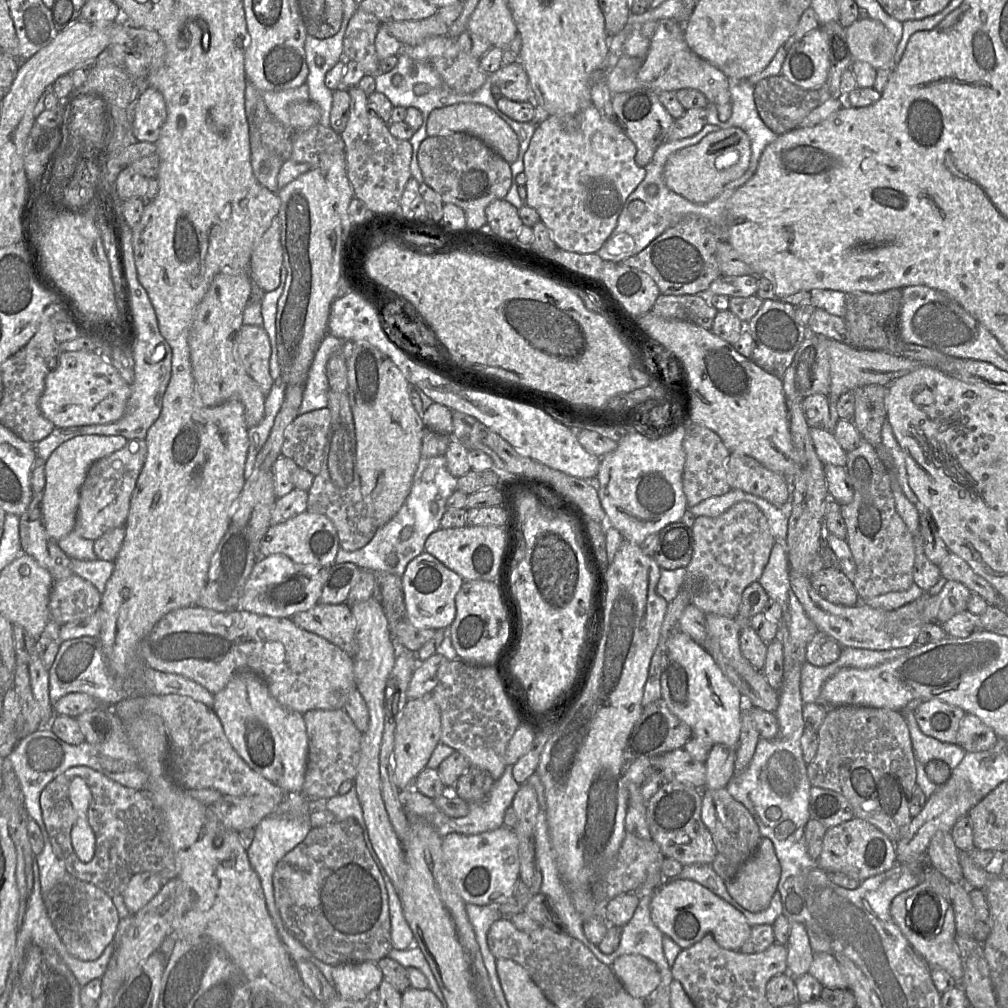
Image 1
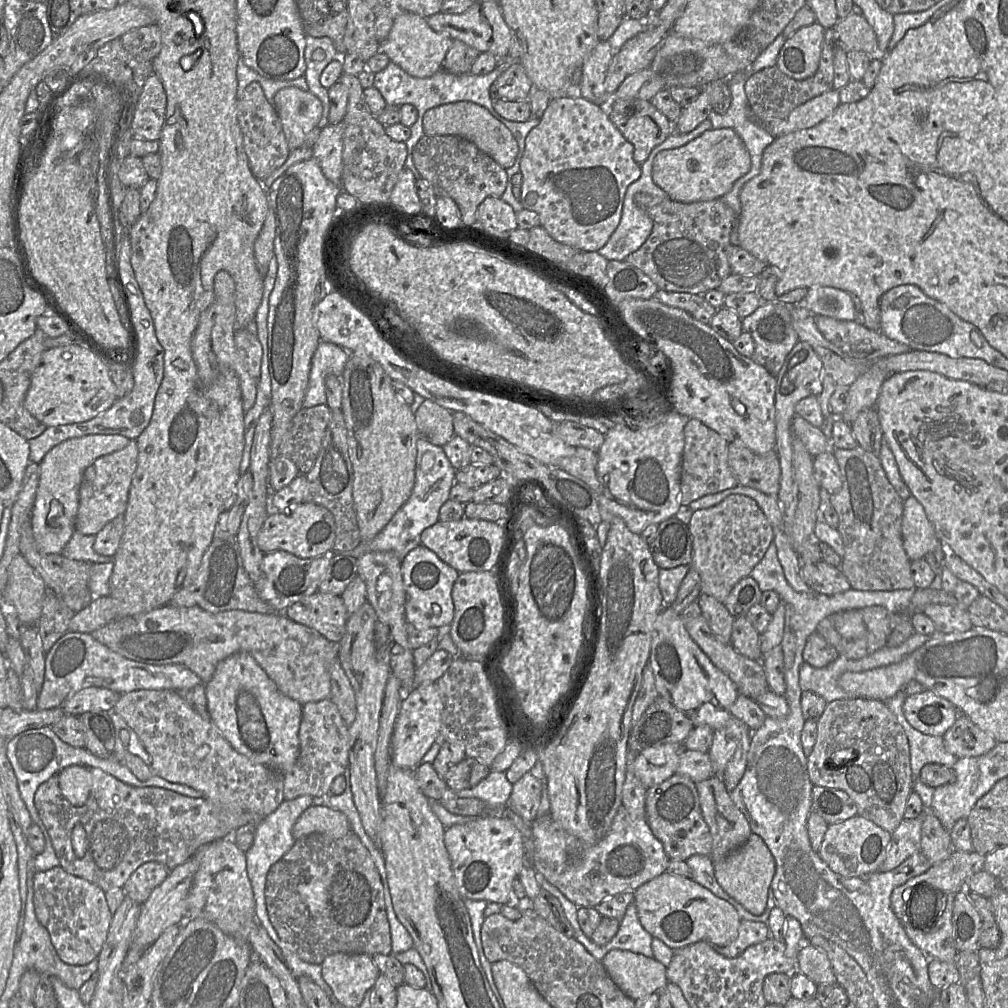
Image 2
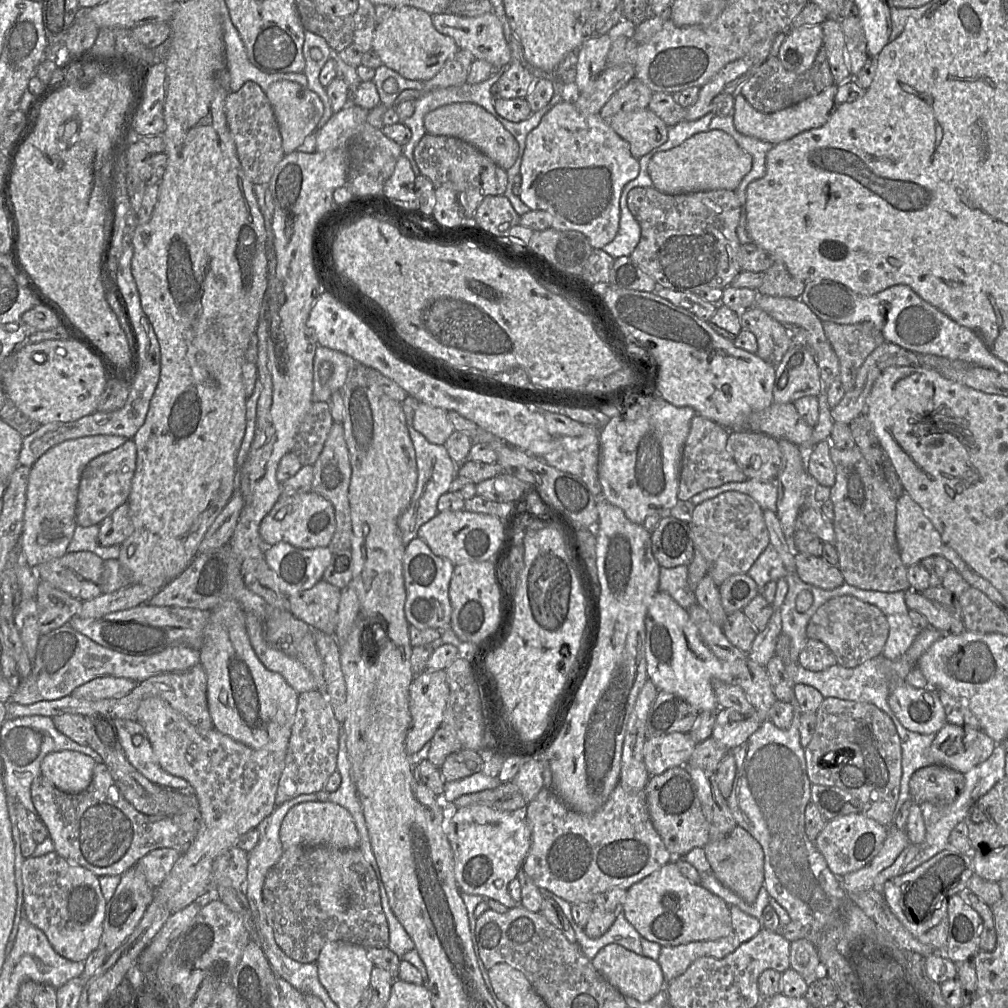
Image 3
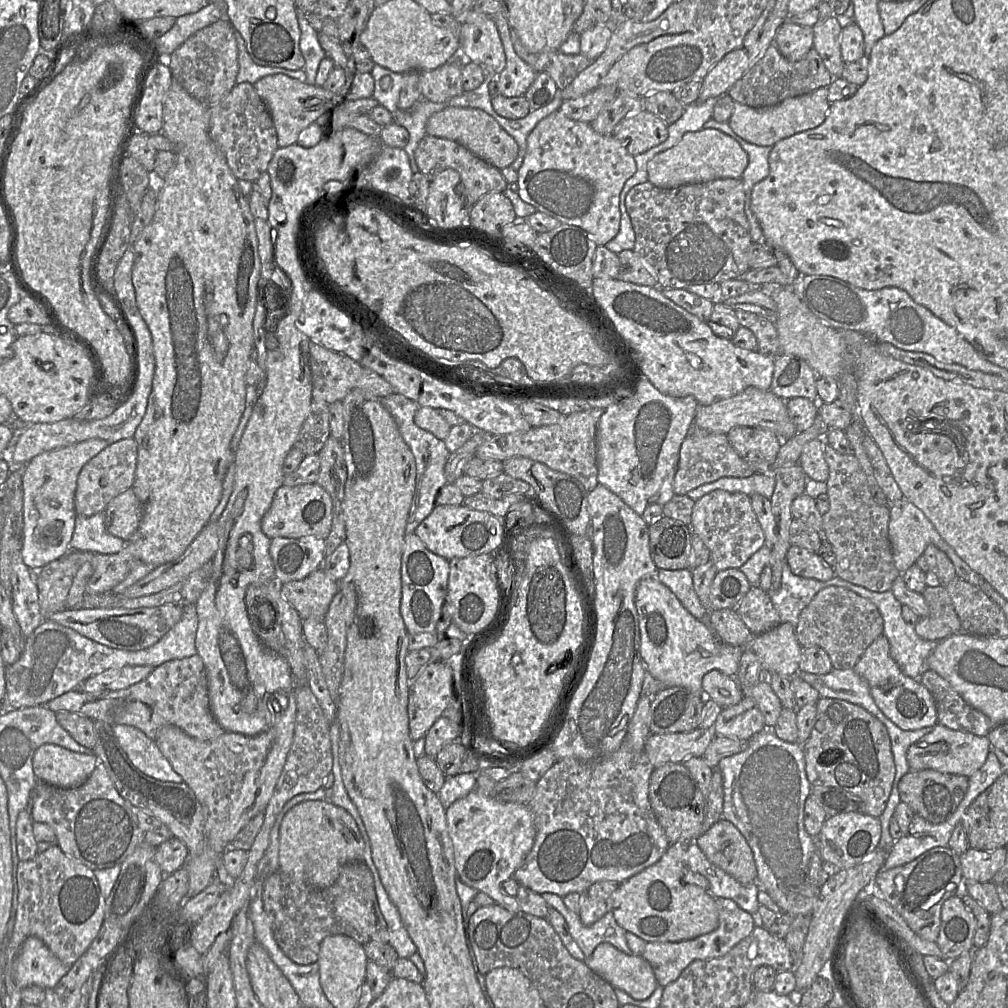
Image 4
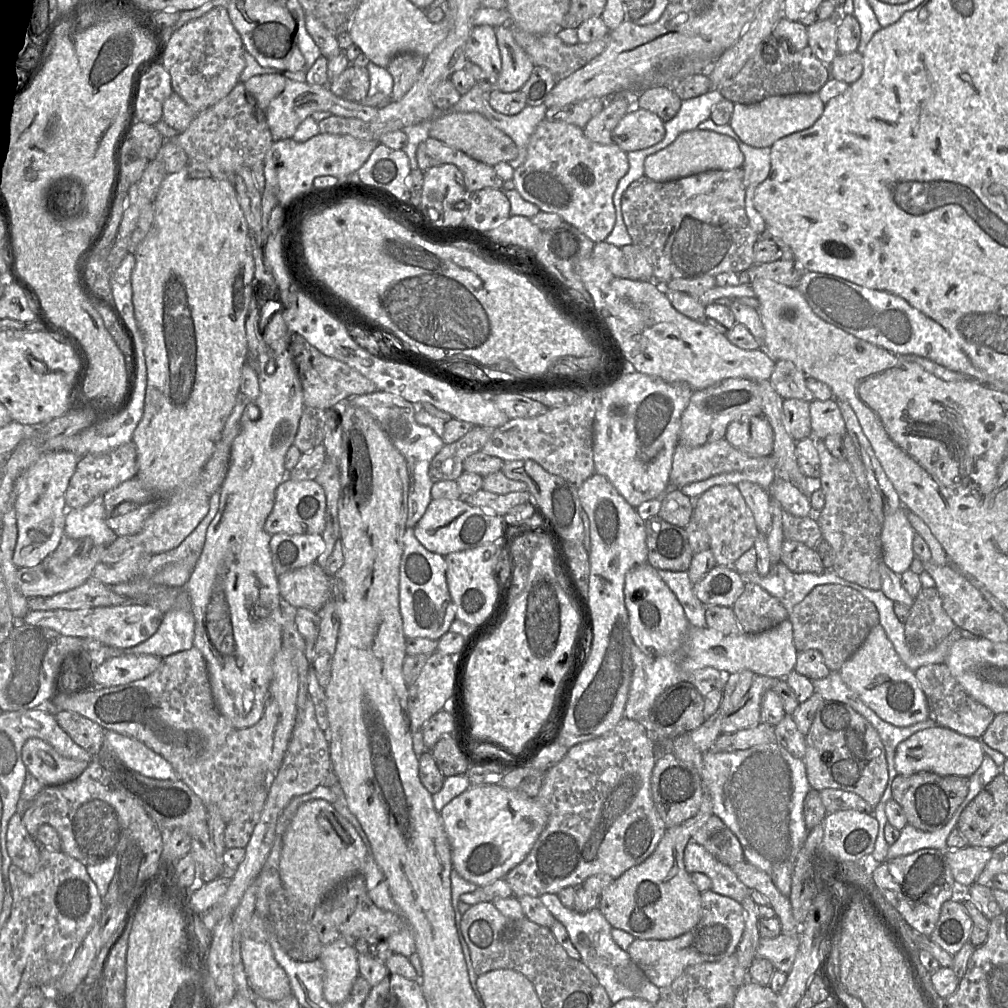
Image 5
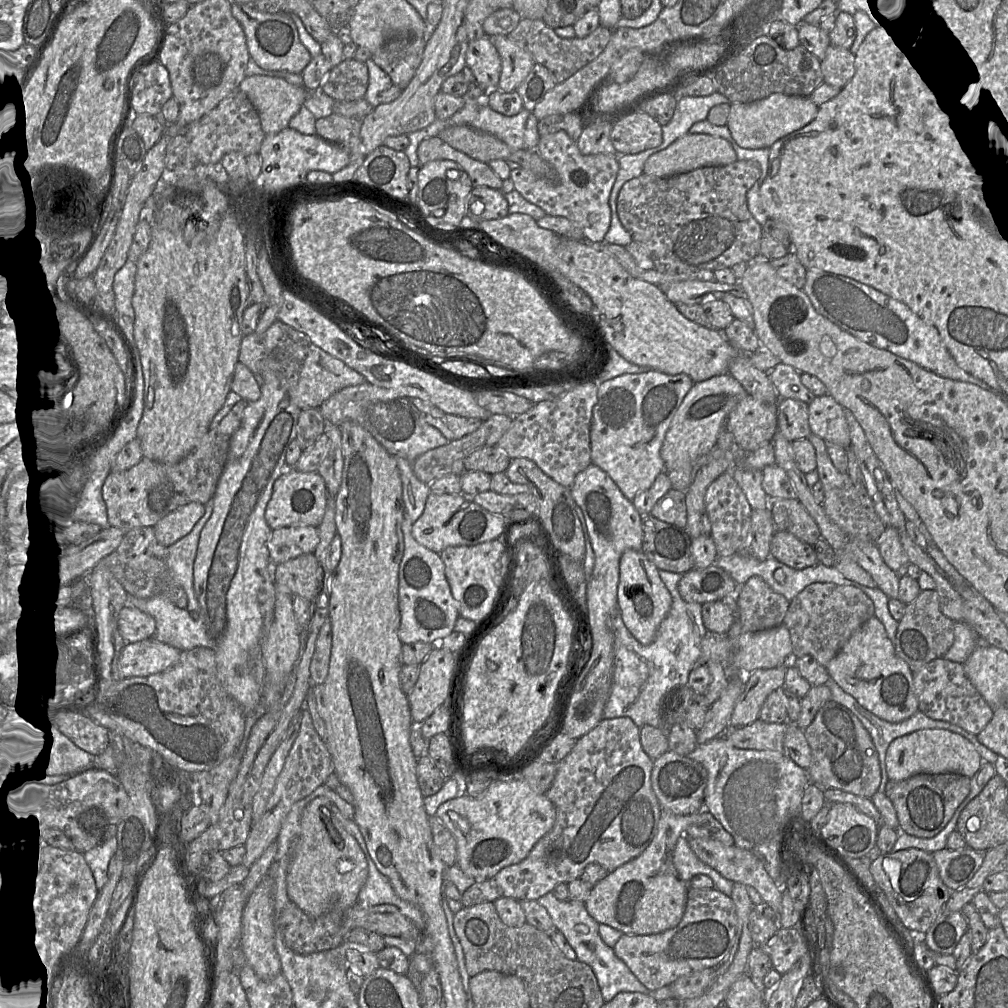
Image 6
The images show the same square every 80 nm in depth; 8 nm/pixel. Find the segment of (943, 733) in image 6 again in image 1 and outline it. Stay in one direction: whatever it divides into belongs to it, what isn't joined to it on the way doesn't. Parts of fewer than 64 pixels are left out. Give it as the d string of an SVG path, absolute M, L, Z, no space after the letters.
M966 714L959 724L956 744L969 753L982 752L993 747L998 738L977 716Z

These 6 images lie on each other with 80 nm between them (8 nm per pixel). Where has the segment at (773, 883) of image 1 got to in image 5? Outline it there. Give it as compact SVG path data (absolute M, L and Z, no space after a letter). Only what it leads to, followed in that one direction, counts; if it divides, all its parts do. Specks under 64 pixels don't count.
M716 815L700 827L692 841L704 847L718 861L728 866L745 861L743 848L737 836Z

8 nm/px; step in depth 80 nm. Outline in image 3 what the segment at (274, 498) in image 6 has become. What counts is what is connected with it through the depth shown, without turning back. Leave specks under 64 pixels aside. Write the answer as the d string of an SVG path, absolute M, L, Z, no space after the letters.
M312 490L293 496L280 496L262 519L259 528L260 537L266 547L286 542L302 549L328 547L334 532L335 514L331 502Z

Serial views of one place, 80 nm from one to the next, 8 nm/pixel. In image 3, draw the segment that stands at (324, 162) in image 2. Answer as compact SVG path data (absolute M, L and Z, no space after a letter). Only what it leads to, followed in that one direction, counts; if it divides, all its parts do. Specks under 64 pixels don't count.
M349 103L333 113L326 125L316 130L316 151L324 152L345 147L347 141L356 136L359 127L366 122L369 110Z

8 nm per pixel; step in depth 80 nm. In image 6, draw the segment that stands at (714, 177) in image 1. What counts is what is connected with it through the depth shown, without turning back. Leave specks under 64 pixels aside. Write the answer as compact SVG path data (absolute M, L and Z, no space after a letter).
M690 133L679 137L665 149L652 154L644 164L644 173L656 177L671 177L706 166L725 166L737 160L732 145L722 137Z

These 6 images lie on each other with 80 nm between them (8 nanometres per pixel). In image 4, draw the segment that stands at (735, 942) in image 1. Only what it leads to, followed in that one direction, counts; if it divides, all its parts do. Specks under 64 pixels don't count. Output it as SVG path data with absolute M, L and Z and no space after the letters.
M690 841L672 843L655 864L619 884L605 902L616 922L646 942L679 942L714 931L719 924L715 897L685 881Z

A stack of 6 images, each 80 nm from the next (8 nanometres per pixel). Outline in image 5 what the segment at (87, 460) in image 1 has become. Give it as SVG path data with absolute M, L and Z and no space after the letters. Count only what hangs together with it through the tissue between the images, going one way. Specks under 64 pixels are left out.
M69 451L47 452L15 481L18 535L13 562L18 568L36 566L58 548L65 535L65 494L79 460L79 456Z

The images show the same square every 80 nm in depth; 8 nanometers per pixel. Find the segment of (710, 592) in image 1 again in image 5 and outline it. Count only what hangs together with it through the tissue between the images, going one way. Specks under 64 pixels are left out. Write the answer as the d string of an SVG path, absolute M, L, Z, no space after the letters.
M716 485L694 499L693 518L708 534L717 565L734 568L735 561L753 547L759 534L751 509L737 485Z

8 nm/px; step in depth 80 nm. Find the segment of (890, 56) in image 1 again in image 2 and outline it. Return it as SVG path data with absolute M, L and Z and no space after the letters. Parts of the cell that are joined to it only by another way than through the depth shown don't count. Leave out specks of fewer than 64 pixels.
M851 13L846 18L839 19L834 28L846 51L861 51L871 59L884 58L886 52L879 50L877 36L863 16Z

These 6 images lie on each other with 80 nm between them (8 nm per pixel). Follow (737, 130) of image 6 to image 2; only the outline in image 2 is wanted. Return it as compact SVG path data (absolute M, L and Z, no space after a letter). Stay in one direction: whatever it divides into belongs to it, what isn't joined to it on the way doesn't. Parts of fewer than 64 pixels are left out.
M835 88L796 107L784 119L761 122L755 120L774 137L818 125L840 105L839 90Z

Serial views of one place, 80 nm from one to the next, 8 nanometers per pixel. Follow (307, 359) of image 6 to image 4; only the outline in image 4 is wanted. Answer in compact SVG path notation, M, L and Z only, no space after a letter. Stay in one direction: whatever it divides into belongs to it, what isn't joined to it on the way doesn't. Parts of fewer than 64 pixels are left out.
M310 343L309 365L311 370L313 401L322 401L328 404L342 401L355 388L366 389L377 398L394 393L390 383L373 370L363 367L344 354L326 349L318 343Z

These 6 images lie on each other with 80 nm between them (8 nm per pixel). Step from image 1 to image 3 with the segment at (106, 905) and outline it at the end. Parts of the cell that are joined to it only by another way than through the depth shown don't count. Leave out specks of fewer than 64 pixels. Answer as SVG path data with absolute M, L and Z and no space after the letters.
M52 851L24 860L22 882L26 919L45 933L60 956L73 962L84 962L98 948L103 934L106 901L98 877Z

